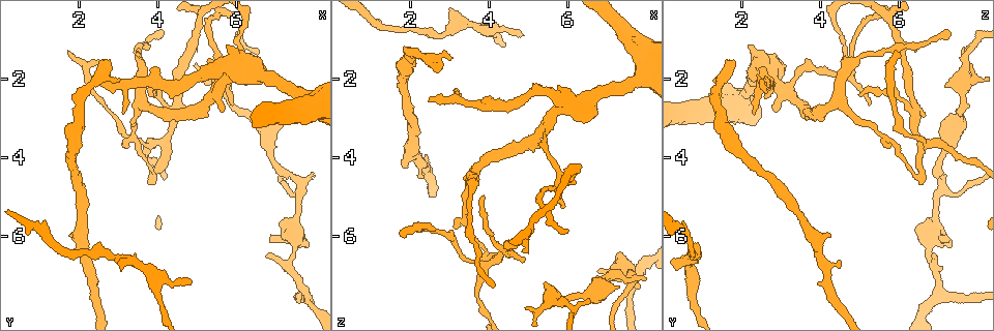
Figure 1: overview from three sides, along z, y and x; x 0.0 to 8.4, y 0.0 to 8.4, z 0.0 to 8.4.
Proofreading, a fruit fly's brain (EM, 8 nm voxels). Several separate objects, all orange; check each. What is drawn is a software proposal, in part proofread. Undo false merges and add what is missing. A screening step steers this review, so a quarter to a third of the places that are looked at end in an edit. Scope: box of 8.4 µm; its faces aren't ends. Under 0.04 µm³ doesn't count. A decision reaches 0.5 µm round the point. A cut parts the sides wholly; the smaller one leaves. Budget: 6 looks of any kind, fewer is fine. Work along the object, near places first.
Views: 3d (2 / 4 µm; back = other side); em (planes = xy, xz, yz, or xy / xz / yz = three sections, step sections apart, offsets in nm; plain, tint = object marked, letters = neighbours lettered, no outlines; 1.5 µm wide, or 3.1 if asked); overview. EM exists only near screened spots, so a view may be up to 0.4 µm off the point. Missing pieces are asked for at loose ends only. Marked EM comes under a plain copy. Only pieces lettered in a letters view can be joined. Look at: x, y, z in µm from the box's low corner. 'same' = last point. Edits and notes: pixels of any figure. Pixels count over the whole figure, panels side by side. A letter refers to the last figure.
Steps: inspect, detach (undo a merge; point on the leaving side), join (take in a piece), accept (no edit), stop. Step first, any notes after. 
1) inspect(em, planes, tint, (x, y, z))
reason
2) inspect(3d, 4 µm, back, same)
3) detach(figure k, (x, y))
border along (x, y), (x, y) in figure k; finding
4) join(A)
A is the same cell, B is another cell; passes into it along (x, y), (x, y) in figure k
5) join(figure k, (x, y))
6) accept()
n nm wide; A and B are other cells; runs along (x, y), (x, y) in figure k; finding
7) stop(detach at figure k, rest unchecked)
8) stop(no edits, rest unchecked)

inspect(em, planes, tint, (3.90, 4.45, 6.45))

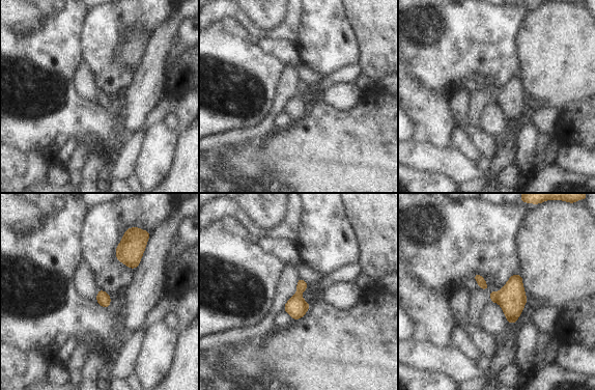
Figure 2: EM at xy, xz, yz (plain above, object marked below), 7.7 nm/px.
inspect(em, planes, letters, same)

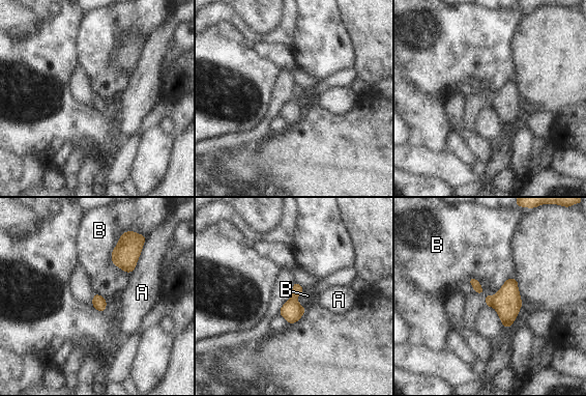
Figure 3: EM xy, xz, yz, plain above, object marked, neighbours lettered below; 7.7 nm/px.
detach(figure 3, (507, 303))
100 nm wide; B touches over 340 nm; A and B are other cells; a second neuron is stuck on

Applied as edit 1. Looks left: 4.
inspect(em, xy, step 8, letters, (4.85, 7.15, 0.90))
tapers out

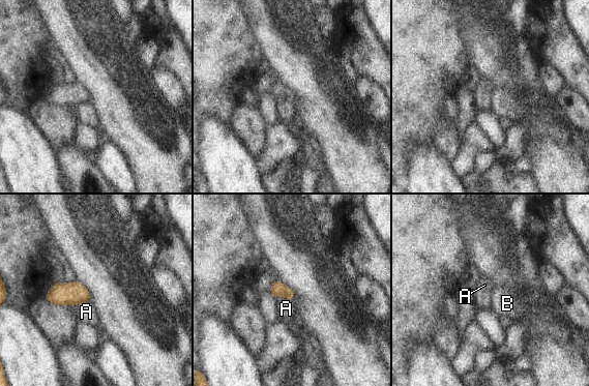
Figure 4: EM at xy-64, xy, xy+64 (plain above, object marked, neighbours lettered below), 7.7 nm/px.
inspect(em, planes, letters, same)

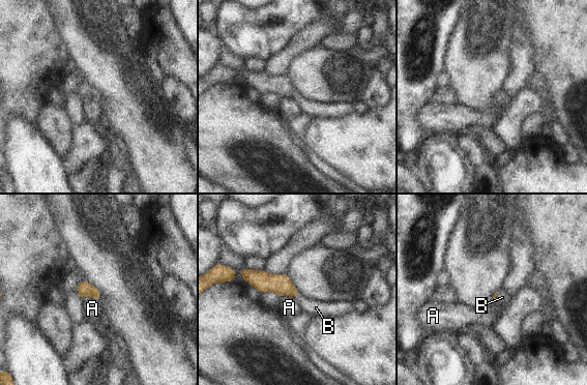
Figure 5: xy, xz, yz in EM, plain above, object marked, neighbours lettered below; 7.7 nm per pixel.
join(B)
A touches over 130 nm; B is the same cell, A is another cell; passes into it along (280, 284), (296, 294), (316, 307) in figure 5; the neuron continues

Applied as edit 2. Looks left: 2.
inspect(overview)

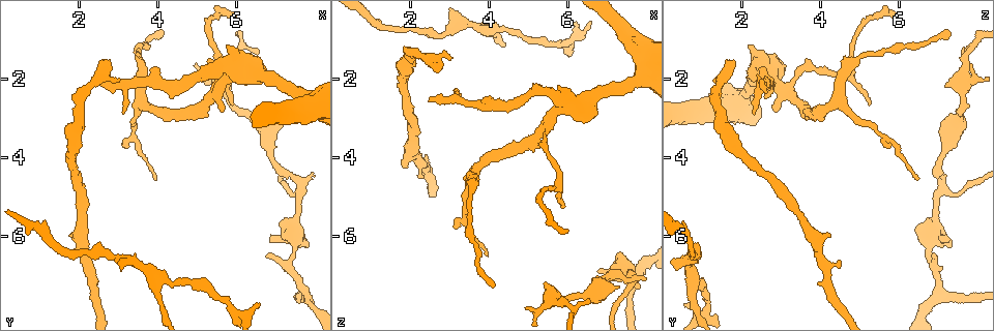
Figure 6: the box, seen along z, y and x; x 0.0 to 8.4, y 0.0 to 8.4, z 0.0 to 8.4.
inspect(em, xy, step 4, letters, (2.75, 1.55, 1.80))
branch stops here

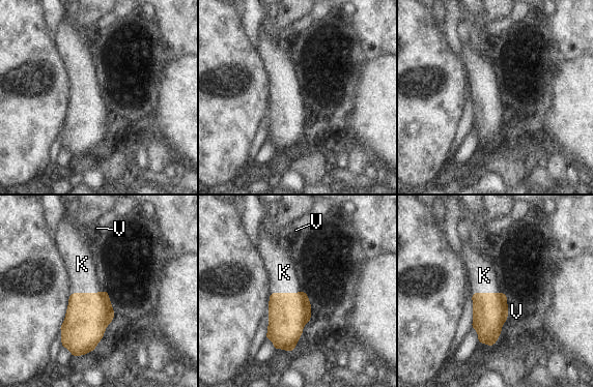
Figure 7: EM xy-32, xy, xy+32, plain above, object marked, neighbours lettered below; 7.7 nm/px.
join(K)
K is the same cell, V is another cell; the neuron continues

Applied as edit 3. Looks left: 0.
stop(detach at figure 3, join at figure 5, join at figure 7, rest unchecked)

